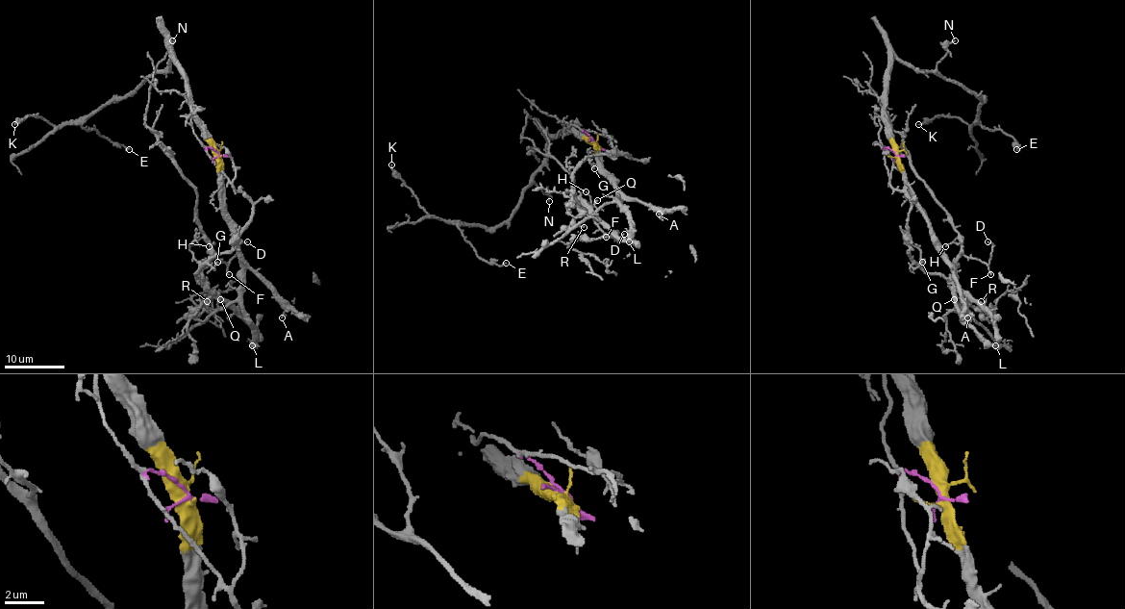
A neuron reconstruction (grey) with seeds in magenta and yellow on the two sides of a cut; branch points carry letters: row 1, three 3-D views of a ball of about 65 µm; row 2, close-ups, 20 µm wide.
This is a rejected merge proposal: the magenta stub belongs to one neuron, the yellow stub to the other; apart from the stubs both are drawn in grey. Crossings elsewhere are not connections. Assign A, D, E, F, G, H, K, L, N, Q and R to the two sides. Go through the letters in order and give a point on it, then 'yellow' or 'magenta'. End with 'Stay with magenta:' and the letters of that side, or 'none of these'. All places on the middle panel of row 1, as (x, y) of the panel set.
A: place (659, 214); yellow
D: place (624, 234); magenta
E: place (506, 263); yellow
F: place (606, 237); magenta
G: place (594, 168); magenta
H: place (586, 191); magenta
K: place (391, 164); yellow
L: place (629, 241); yellow
N: place (549, 201); yellow
Q: place (597, 200); yellow
R: place (584, 227); magenta
Stay with magenta: D, F, G, H, R

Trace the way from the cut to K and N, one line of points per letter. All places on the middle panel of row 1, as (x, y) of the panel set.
K: (594, 142), (572, 132), (558, 133), (518, 208), (493, 227), (434, 216), (391, 164)
N: (594, 142), (572, 132), (558, 133), (548, 142), (547, 159), (534, 179), (547, 192), (548, 202)

